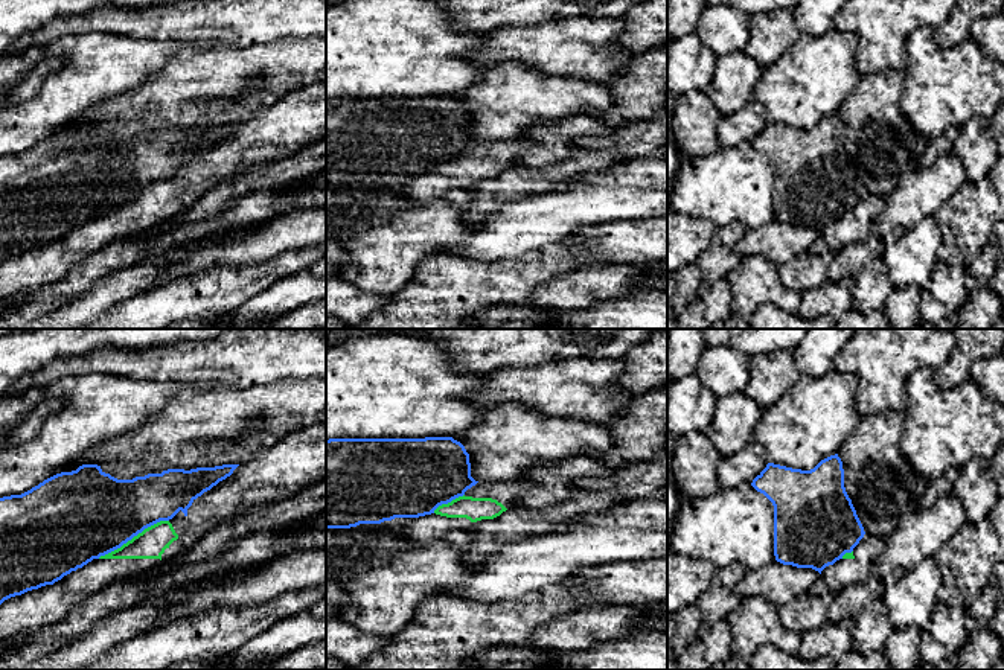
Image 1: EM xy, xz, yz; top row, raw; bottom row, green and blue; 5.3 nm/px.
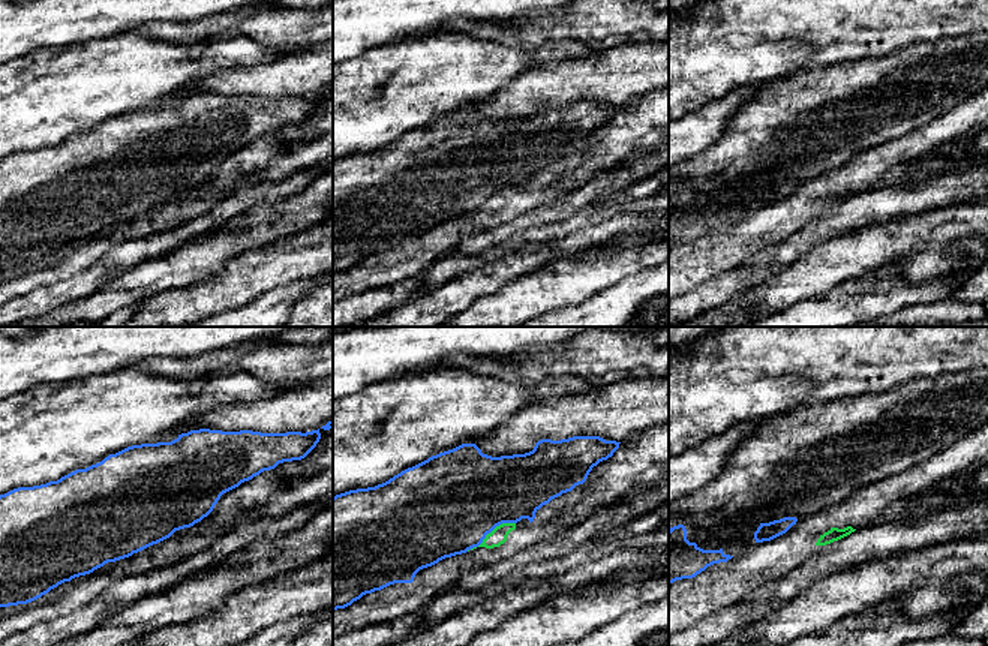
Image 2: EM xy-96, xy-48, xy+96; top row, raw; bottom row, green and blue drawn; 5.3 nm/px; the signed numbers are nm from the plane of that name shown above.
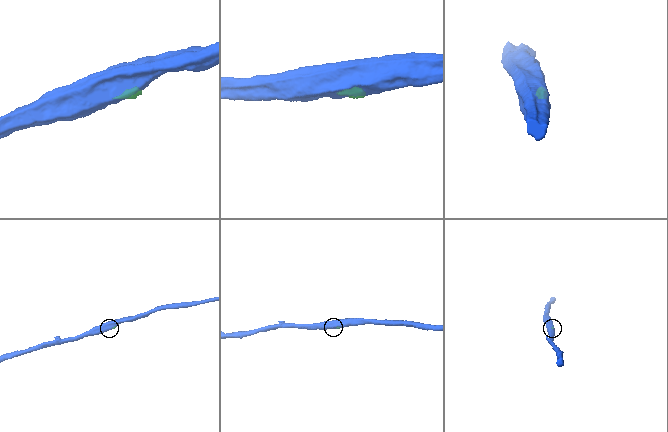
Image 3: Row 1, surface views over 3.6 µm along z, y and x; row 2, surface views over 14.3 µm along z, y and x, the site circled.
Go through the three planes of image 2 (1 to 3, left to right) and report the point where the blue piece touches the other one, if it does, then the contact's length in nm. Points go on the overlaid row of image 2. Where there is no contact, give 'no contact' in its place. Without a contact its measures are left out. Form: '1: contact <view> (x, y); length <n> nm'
1: no contact
2: contact xy-48 (491, 532); length 300 nm
3: no contact

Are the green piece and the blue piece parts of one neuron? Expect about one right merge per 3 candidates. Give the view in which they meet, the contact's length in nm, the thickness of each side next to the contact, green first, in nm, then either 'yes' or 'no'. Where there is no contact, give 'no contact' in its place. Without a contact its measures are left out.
xy | 420 nm | 160/440 nm | no

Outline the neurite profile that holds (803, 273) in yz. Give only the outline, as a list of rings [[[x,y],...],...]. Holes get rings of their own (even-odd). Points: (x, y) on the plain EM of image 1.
[[[803,253],[779,266],[780,280],[800,295],[829,280],[827,263],[818,256]]]

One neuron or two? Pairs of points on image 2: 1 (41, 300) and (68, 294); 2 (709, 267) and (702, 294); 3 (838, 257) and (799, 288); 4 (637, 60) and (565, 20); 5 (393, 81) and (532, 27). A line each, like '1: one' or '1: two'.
1: one
2: two
3: one
4: two
5: two

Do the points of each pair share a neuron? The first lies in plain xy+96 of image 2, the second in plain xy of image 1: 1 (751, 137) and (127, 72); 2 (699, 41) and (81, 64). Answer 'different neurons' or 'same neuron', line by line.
1: different neurons
2: different neurons

